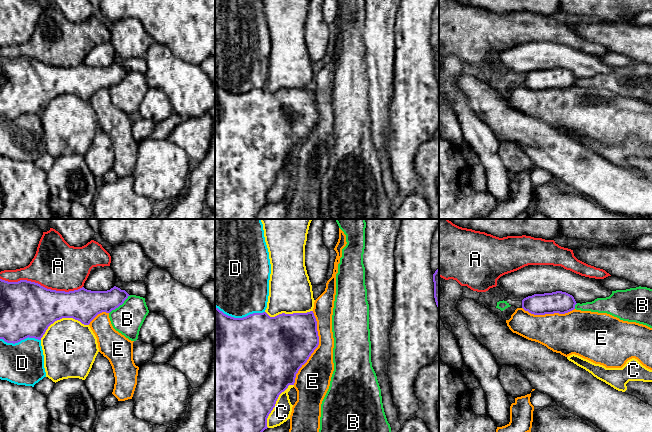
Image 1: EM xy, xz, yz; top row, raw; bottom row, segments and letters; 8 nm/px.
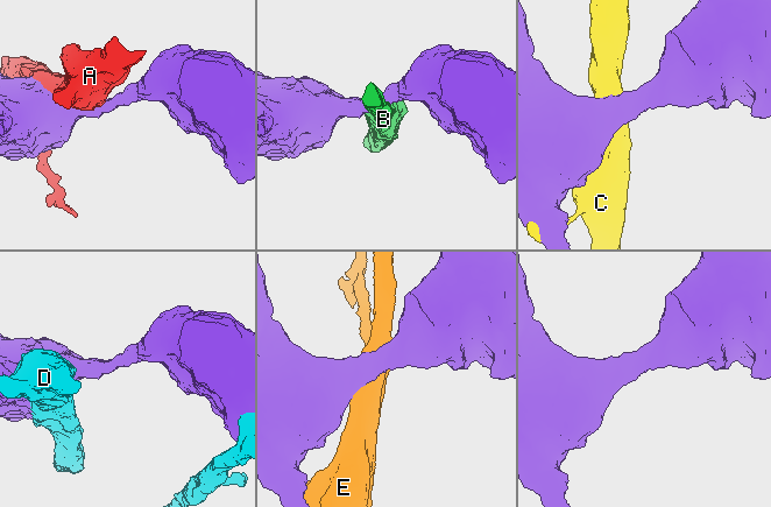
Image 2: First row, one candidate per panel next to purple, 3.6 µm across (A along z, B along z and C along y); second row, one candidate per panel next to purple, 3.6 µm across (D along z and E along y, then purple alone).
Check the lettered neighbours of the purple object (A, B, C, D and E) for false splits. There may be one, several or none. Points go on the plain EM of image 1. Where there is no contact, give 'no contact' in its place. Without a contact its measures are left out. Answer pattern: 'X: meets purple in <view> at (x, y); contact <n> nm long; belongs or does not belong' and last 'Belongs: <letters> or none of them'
A: meets purple in xy at (40, 61); contact 650 nm long; does not belong
B: meets purple in xy at (119, 81); contact 220 nm long; does not belong
C: meets purple in xy at (62, 93); contact 420 nm long; does not belong
D: meets purple in xz at (240, 94); contact 400 nm long; does not belong
E: meets purple in xz at (316, 123); contact 600 nm long; does not belong
Belongs: none of them

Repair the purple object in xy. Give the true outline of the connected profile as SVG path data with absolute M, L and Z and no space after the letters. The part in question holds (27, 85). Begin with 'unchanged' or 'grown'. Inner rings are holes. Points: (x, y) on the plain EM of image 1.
unchanged; M0 55L0 115L13 120L28 113L41 116L48 103L62 94L73 94L89 101L98 90L110 89L129 72L116 62L107 67L91 67L82 63L65 68L47 65L27 56L8 58Z

